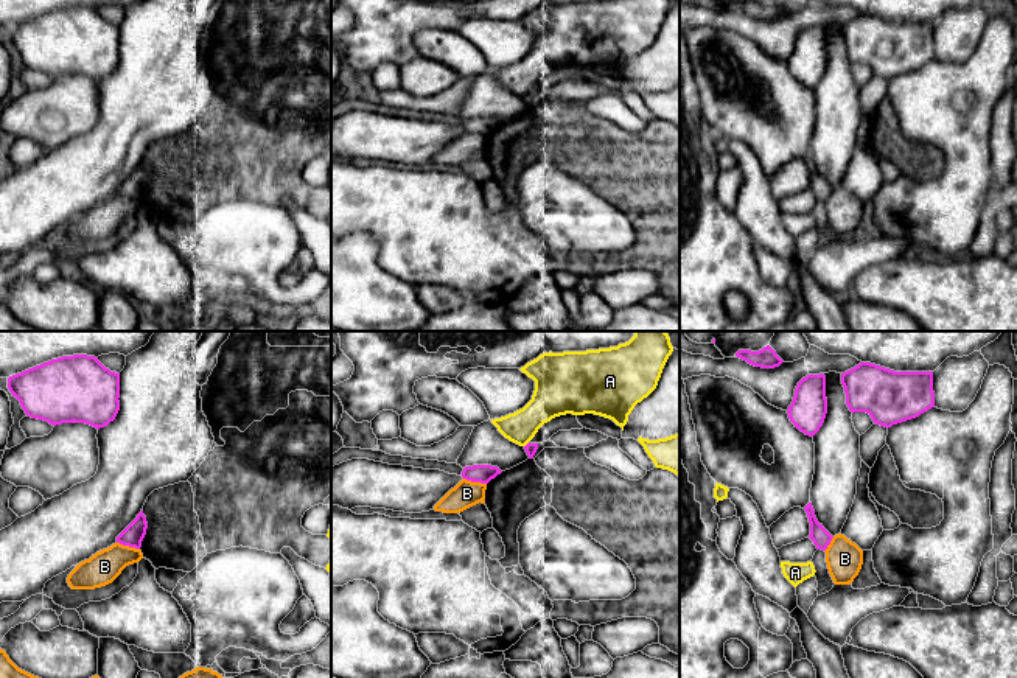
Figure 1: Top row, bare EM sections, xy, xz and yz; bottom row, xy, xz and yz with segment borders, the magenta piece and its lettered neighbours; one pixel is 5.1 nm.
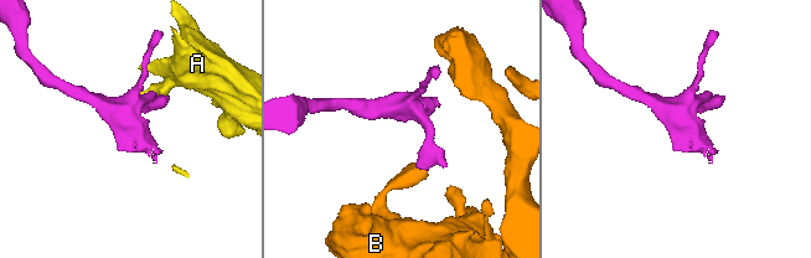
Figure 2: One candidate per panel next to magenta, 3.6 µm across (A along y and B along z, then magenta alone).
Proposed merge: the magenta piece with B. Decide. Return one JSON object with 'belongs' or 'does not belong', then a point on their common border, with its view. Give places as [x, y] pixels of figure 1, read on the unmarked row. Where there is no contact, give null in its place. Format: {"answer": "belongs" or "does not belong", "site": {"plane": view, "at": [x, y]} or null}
{"answer": "does not belong", "site": {"plane": "xy", "at": [128, 196]}}

